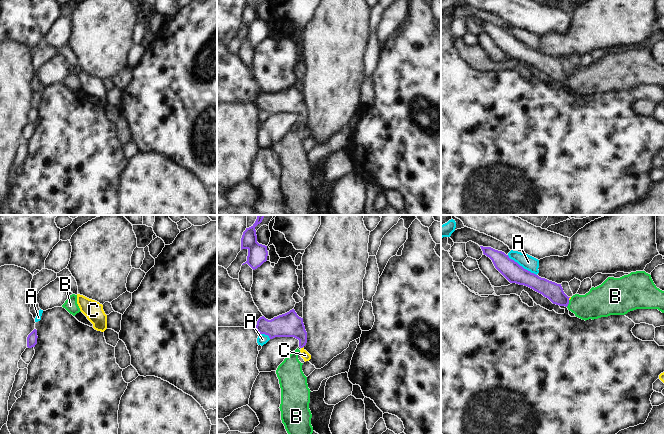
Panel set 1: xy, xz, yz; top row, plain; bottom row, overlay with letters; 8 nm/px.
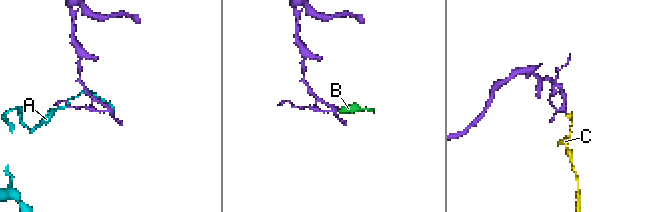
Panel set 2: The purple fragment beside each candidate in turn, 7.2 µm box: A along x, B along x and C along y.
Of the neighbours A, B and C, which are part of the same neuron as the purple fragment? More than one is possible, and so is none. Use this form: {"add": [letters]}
{"add": ["C"]}

